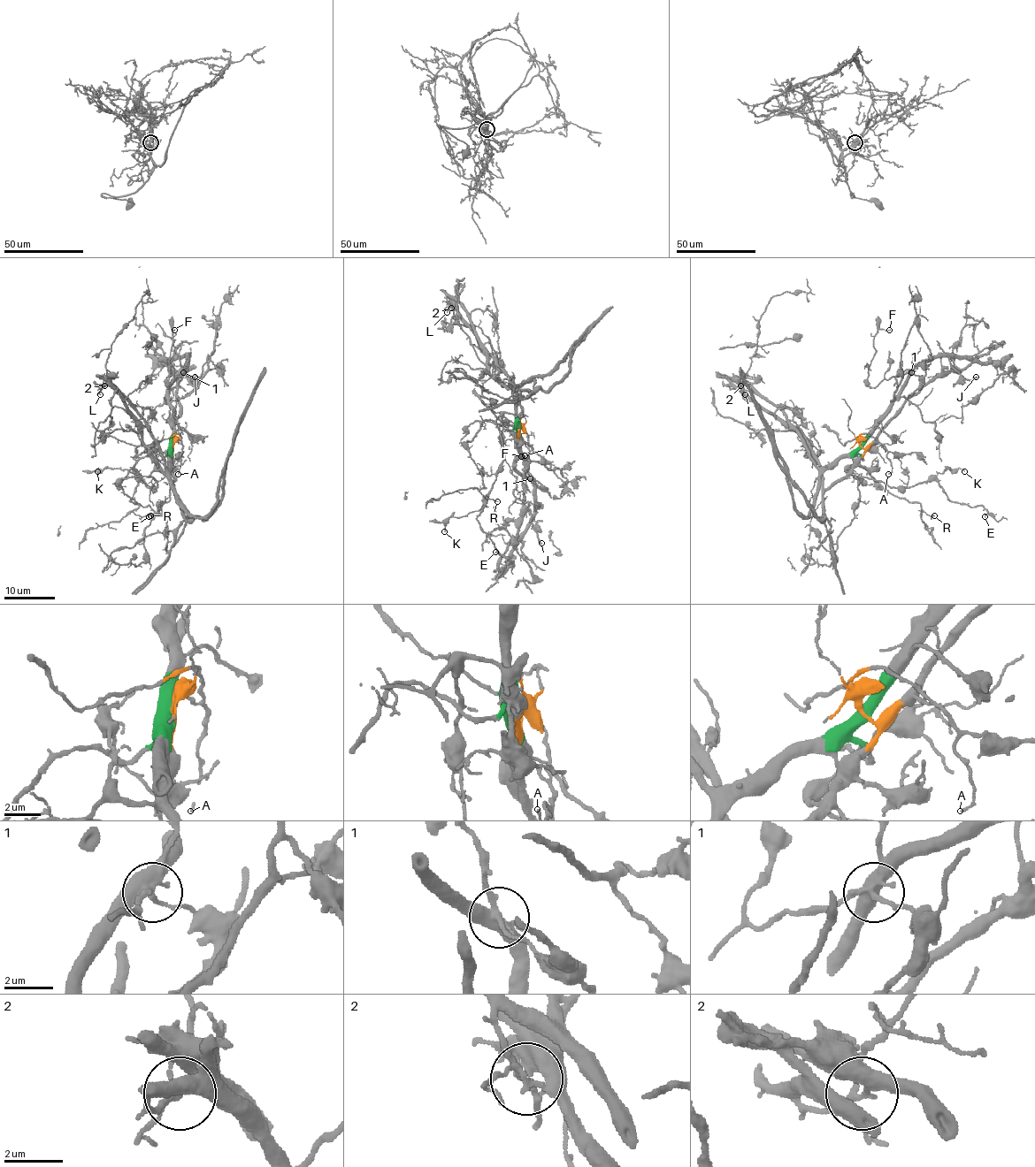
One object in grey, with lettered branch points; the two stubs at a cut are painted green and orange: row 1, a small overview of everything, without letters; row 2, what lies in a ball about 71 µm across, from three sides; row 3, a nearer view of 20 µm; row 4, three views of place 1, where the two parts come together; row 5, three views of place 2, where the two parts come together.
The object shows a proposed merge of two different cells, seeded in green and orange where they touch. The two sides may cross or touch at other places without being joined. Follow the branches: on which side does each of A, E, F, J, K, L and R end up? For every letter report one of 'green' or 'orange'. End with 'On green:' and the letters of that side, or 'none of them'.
A: orange
E: orange
F: orange
J: green
K: orange
L: green
R: green
On green: J, L, R

